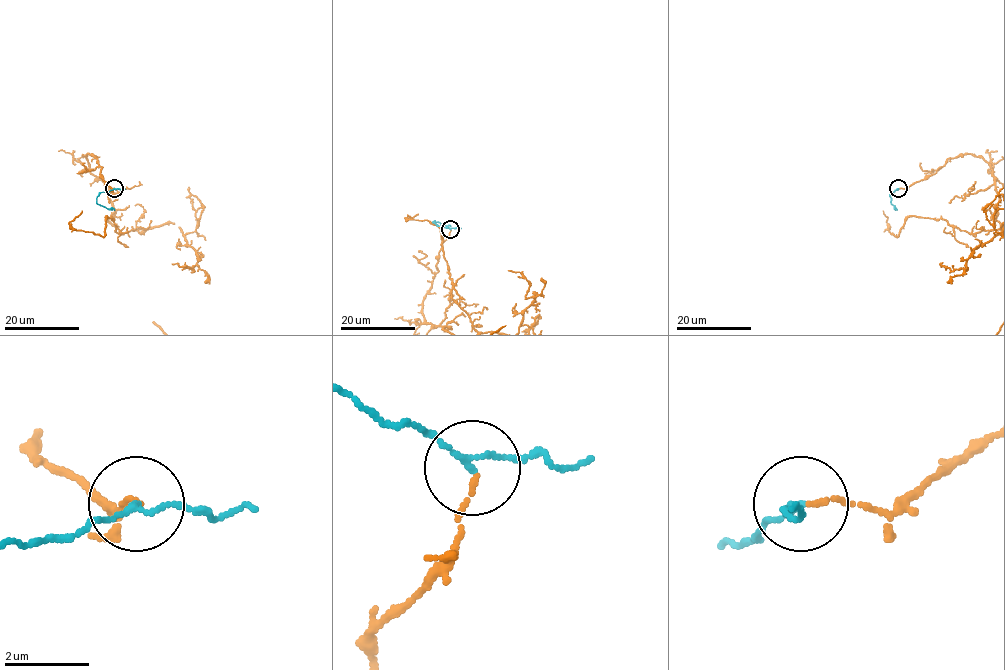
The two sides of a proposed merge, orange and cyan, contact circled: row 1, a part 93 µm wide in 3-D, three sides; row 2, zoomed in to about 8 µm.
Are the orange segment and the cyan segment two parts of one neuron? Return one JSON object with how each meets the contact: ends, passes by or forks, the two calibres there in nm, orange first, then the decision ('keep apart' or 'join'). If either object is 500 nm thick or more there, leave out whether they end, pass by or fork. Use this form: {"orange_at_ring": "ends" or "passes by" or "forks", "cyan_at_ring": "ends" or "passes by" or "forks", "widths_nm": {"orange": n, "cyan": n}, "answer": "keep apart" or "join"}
{"orange_at_ring": "ends", "cyan_at_ring": "passes by", "widths_nm": {"orange": 90, "cyan": 110}, "answer": "join"}

